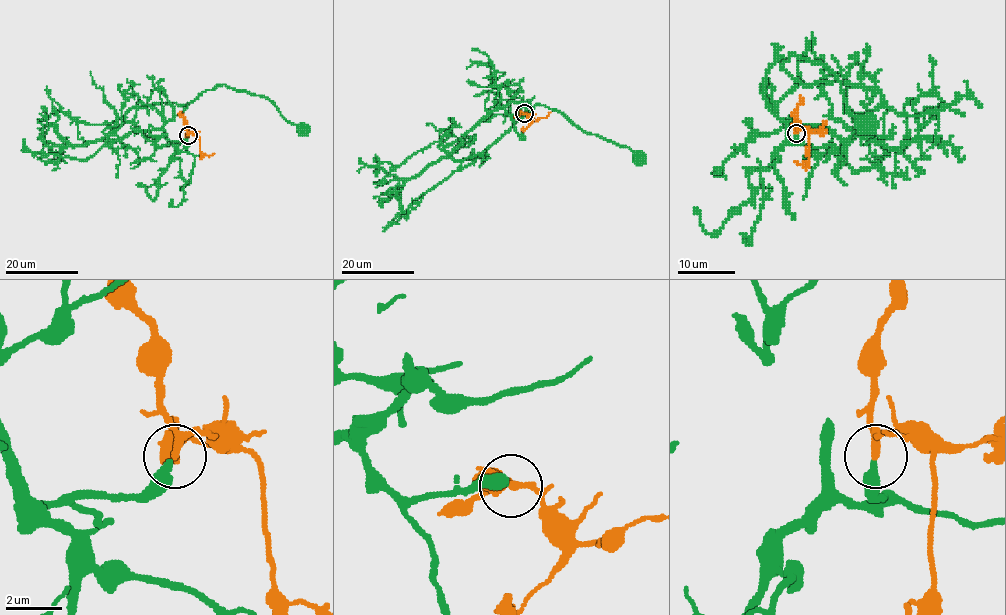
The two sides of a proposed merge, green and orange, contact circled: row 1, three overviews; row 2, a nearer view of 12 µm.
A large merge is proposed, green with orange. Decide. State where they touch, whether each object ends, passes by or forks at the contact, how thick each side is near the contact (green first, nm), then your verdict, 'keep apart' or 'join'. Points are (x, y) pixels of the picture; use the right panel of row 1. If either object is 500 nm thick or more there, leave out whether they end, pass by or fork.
(796, 133) | green ends | orange passes by | 360/200 nm | join

